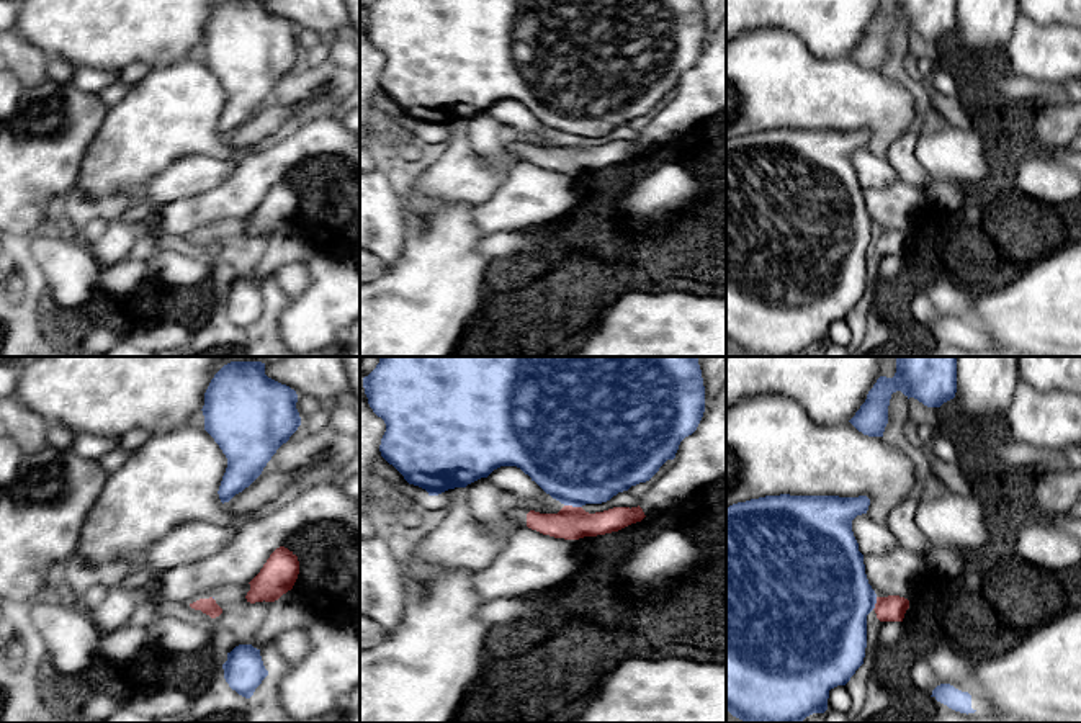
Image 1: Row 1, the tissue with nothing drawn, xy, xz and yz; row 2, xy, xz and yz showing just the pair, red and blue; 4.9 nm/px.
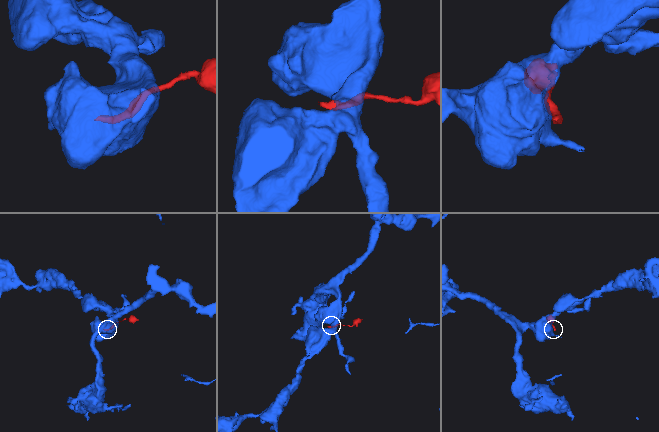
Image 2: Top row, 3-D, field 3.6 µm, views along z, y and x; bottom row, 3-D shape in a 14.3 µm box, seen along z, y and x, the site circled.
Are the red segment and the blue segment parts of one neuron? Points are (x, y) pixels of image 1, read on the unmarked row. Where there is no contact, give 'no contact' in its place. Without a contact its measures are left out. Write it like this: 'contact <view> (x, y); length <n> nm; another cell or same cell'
contact xz (571, 139); length 90 nm; another cell

